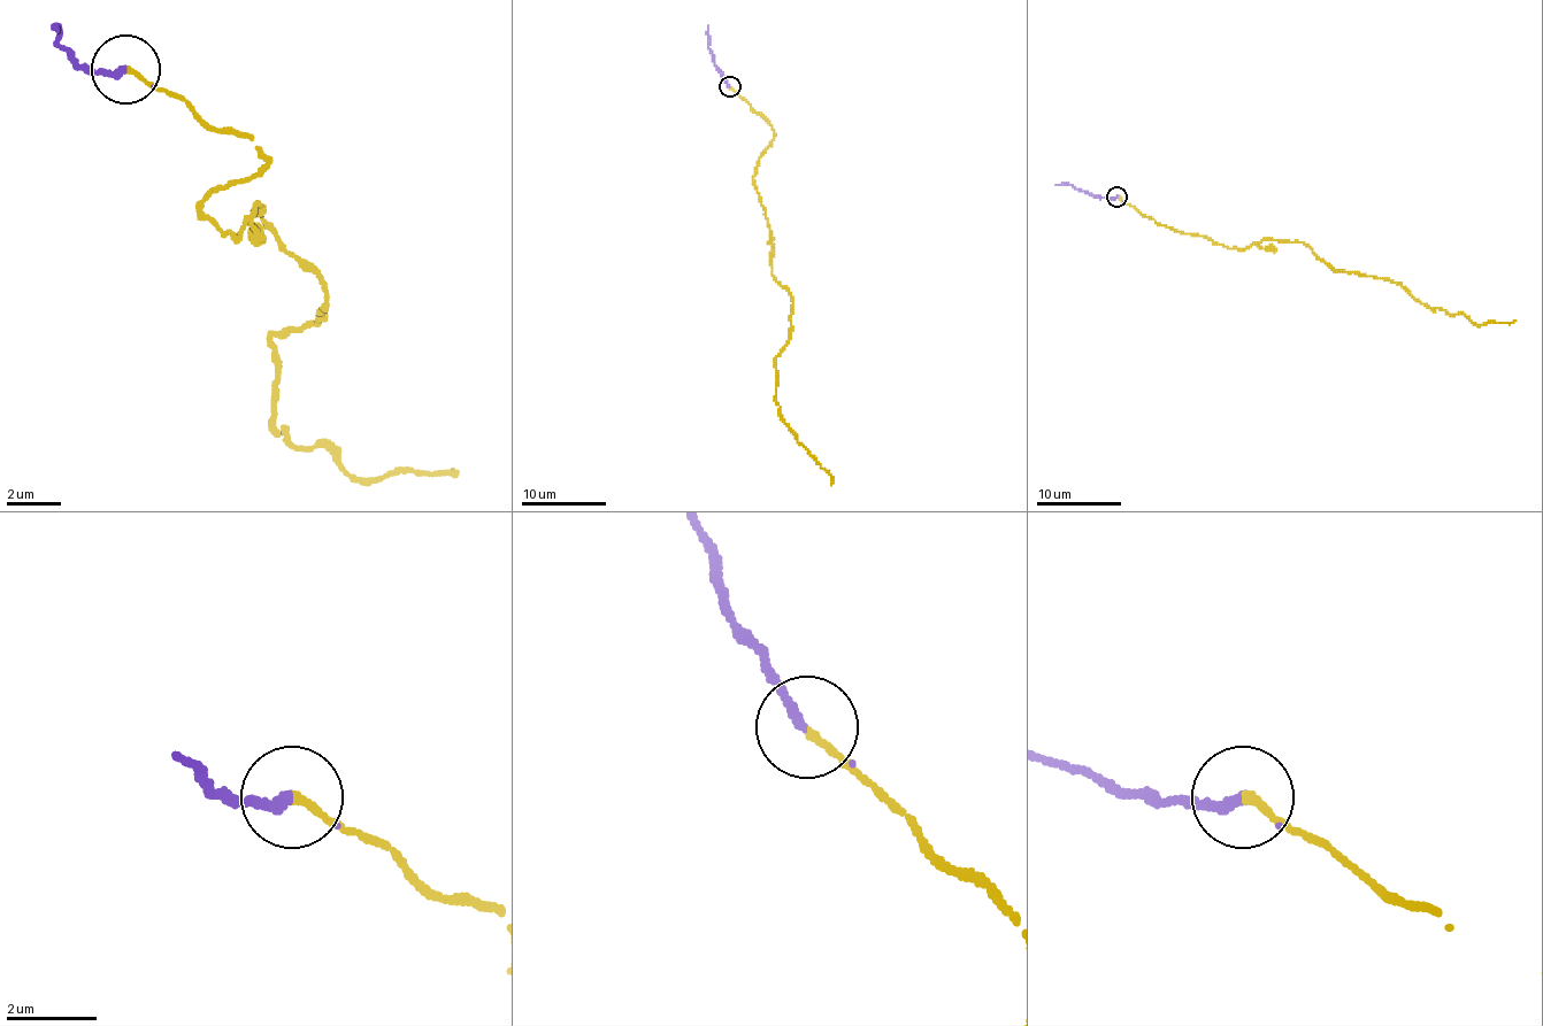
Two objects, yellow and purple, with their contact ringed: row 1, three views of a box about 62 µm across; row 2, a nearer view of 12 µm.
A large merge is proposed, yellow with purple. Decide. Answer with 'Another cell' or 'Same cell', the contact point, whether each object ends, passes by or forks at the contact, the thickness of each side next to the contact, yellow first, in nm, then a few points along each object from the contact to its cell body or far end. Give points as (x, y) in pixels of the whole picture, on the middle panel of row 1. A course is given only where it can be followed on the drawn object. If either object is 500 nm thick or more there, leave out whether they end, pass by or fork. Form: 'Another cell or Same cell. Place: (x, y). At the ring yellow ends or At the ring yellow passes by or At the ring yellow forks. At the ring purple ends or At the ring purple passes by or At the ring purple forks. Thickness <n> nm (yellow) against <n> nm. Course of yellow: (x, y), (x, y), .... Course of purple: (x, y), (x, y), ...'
Same cell. Place: (729, 86). At the ring yellow ends. At the ring purple passes by. Thickness 170 nm (yellow) against 160 nm. Course of yellow: (729, 86), (774, 131), (752, 178), (772, 274), (792, 302), (776, 402), (830, 485). Course of purple: (729, 86), (712, 59), (708, 25)

